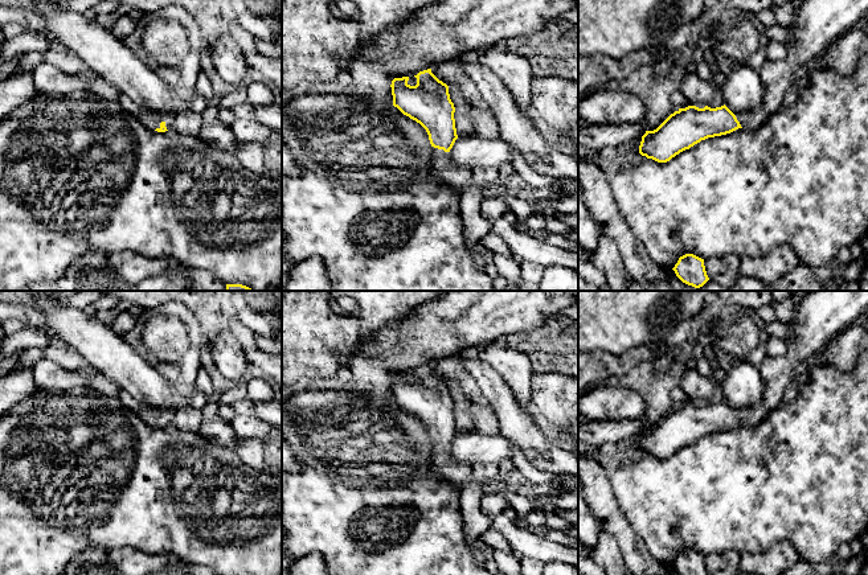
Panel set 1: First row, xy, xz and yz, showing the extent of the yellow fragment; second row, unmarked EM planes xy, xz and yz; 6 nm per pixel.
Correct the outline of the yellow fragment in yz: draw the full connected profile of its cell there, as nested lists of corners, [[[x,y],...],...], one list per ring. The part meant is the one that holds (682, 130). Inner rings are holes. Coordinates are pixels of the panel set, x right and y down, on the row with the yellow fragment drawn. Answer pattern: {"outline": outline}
{"outline": [[[804,0],[799,4],[785,58],[767,59],[760,74],[765,86],[762,103],[750,112],[733,114],[725,104],[711,108],[688,106],[671,114],[656,130],[642,136],[639,153],[667,163],[708,137],[738,128],[756,130],[778,112],[795,70],[820,57],[839,37],[857,26],[868,13],[868,0]]]}

